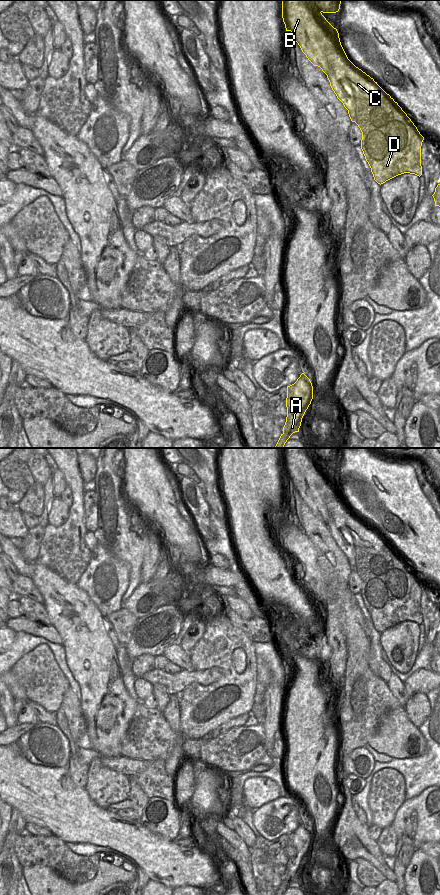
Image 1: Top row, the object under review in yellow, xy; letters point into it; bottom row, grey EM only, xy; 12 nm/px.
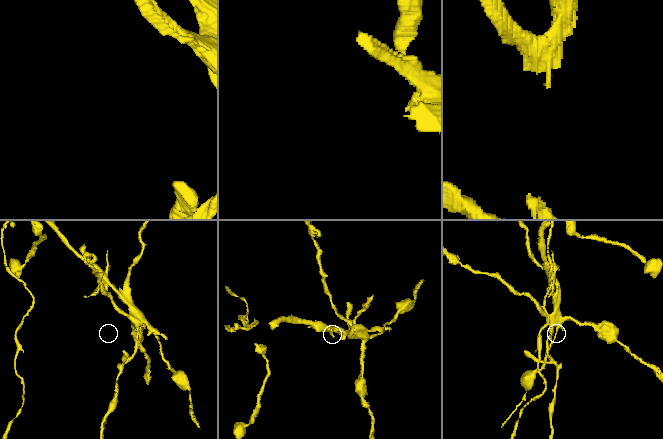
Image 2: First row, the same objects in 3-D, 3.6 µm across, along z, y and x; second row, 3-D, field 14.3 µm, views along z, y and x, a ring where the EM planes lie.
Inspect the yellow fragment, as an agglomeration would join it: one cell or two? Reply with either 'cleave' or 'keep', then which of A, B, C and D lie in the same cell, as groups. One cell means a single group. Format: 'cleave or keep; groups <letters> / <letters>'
cleave; groups A / B C D

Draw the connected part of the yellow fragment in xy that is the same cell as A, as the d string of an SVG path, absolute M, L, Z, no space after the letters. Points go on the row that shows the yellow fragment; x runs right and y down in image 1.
M302 373L297 381L287 386L287 417L275 448L283 448L290 436L299 432L302 418L313 399L313 386L310 379Z

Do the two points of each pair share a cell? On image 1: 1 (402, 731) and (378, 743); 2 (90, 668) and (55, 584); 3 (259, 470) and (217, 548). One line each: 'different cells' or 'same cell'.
1: same cell
2: same cell
3: different cells

